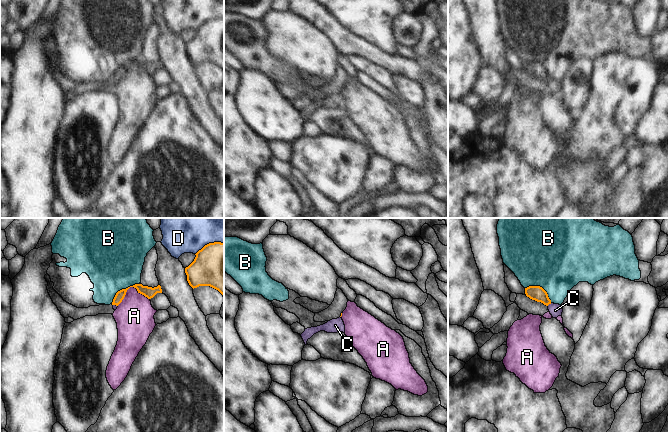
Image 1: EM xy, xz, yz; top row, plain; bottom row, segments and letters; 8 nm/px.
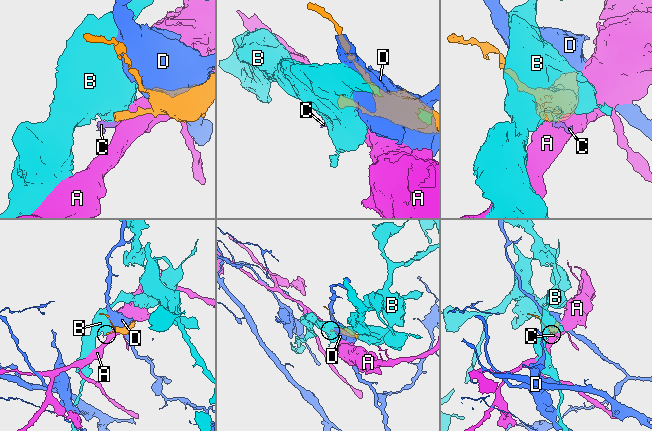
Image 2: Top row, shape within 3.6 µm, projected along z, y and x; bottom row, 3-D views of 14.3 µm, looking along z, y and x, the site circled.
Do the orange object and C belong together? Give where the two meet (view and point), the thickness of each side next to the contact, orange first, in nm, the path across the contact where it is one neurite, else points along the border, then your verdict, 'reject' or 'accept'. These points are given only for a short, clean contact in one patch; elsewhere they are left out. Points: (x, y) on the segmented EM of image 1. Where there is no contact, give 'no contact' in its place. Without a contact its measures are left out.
contact yz (549, 303); calibres 120 and 100 nm; way yz (537, 293), (549, 303), (555, 310); accept

